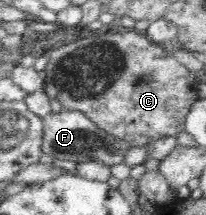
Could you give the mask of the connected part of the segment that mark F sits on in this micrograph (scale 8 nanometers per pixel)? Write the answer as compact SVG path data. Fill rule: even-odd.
M61 111L42 116L43 132L41 150L59 160L70 160L78 163L88 160L99 160L109 166L125 161L127 152L132 148L117 140L104 130L97 128L87 116L79 111Z

